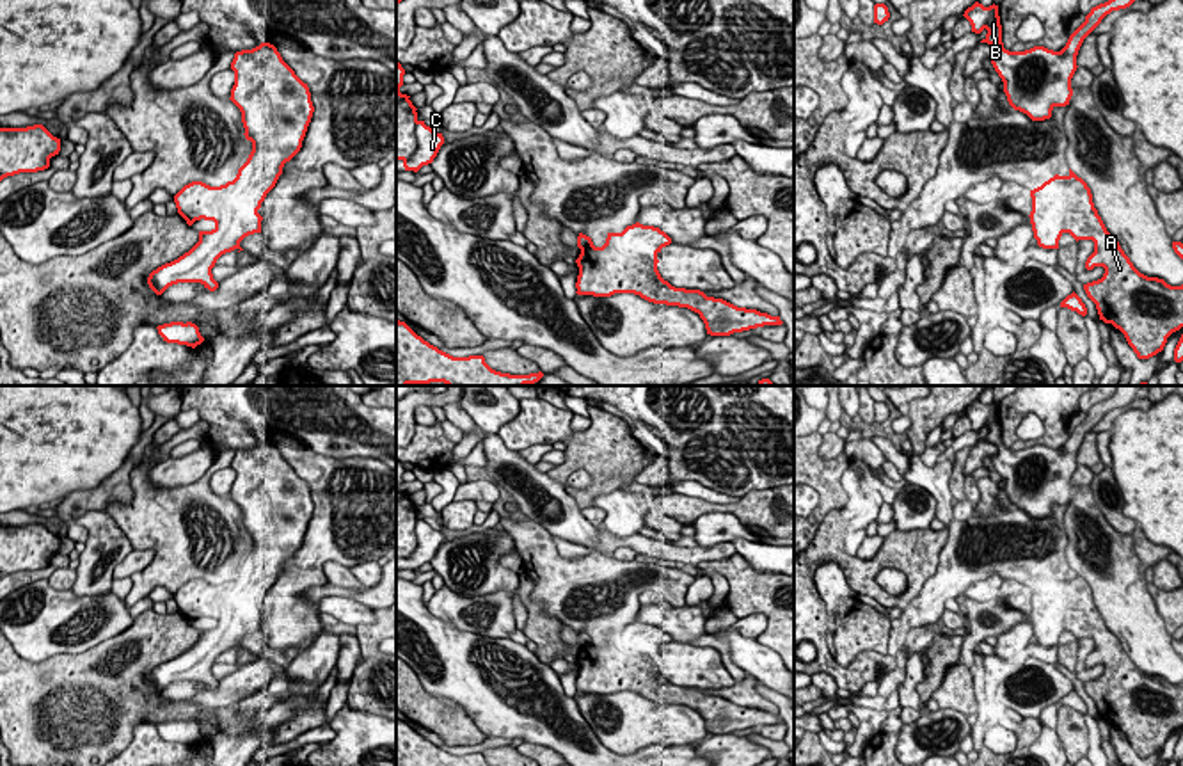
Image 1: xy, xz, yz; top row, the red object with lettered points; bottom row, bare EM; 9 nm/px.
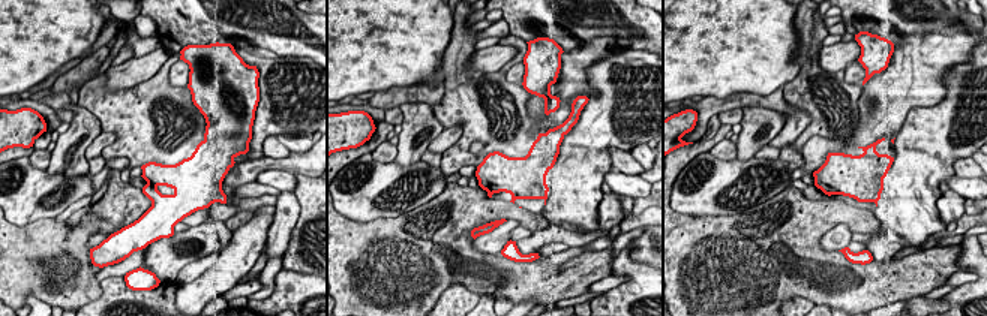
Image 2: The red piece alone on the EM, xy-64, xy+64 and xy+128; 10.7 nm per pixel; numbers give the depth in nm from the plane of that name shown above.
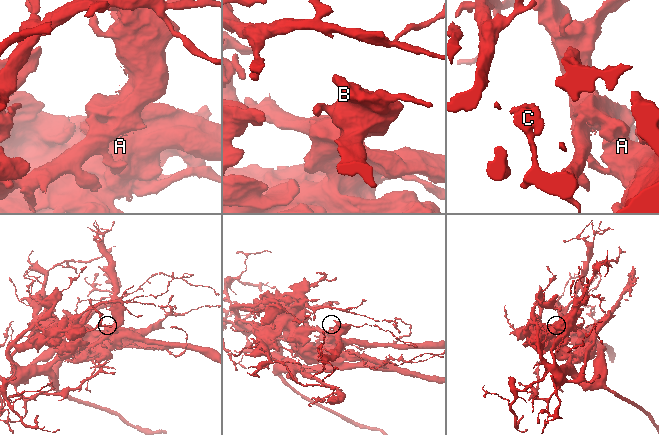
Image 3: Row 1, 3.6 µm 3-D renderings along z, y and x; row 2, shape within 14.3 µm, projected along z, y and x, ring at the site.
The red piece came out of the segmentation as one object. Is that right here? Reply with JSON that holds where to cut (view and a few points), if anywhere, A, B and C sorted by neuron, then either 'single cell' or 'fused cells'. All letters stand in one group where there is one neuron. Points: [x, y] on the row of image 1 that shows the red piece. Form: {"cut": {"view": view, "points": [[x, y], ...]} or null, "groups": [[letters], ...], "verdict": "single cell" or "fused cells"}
{"cut": {"view": "xy", "points": [[246, 130], [254, 162], [247, 196], [230, 223], [199, 233]]}, "groups": [["A"], ["B", "C"]], "verdict": "fused cells"}

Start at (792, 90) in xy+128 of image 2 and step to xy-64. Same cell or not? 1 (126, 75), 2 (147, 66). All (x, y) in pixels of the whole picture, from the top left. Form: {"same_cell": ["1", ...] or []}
{"same_cell": []}

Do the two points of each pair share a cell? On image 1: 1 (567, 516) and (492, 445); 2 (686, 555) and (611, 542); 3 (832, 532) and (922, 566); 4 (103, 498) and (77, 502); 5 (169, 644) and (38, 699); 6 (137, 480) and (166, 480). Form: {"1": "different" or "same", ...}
{"1": "same", "2": "same", "3": "same", "4": "same", "5": "same", "6": "different"}

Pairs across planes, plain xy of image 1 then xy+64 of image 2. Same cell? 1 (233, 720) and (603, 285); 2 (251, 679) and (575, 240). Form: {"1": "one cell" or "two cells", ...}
{"1": "two cells", "2": "one cell"}

